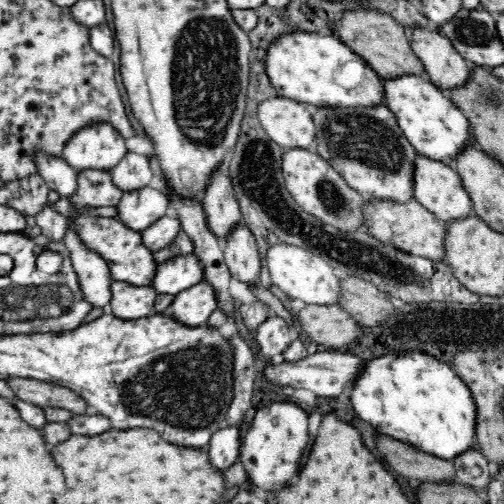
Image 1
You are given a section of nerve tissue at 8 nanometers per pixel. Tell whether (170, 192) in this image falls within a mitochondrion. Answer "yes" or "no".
no

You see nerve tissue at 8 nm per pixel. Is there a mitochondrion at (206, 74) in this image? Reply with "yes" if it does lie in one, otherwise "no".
yes

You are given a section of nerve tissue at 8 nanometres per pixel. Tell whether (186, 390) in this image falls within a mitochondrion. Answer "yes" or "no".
yes

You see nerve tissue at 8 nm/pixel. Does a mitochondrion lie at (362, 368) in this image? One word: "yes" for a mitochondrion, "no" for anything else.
no

